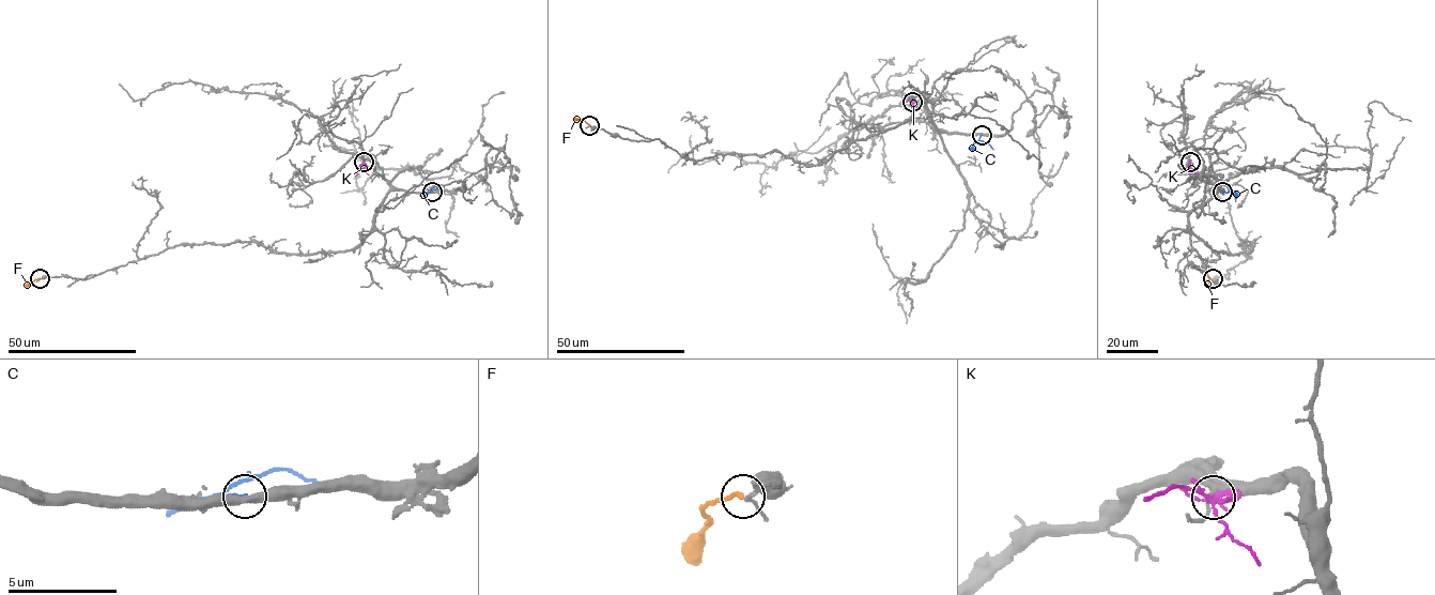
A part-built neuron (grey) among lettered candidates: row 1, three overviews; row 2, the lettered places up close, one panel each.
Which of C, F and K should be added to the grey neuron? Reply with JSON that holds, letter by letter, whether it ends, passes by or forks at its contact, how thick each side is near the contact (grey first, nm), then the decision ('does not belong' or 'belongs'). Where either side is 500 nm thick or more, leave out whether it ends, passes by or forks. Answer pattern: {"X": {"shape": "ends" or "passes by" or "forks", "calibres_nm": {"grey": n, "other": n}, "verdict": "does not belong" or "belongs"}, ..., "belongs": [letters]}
{"C": {"shape": "ends", "calibres_nm": {"grey": 480, "other": 200}, "verdict": "does not belong"}, "F": {"shape": "ends", "calibres_nm": {"grey": 170, "other": 200}, "verdict": "belongs"}, "K": {"shape": "passes by", "calibres_nm": {"grey": 220, "other": 200}, "verdict": "does not belong"}, "belongs": ["F"]}

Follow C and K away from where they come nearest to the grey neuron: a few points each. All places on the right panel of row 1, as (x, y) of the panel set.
C: (1222, 192), (1231, 188), (1237, 192)
K: (1189, 161), (1190, 176)

